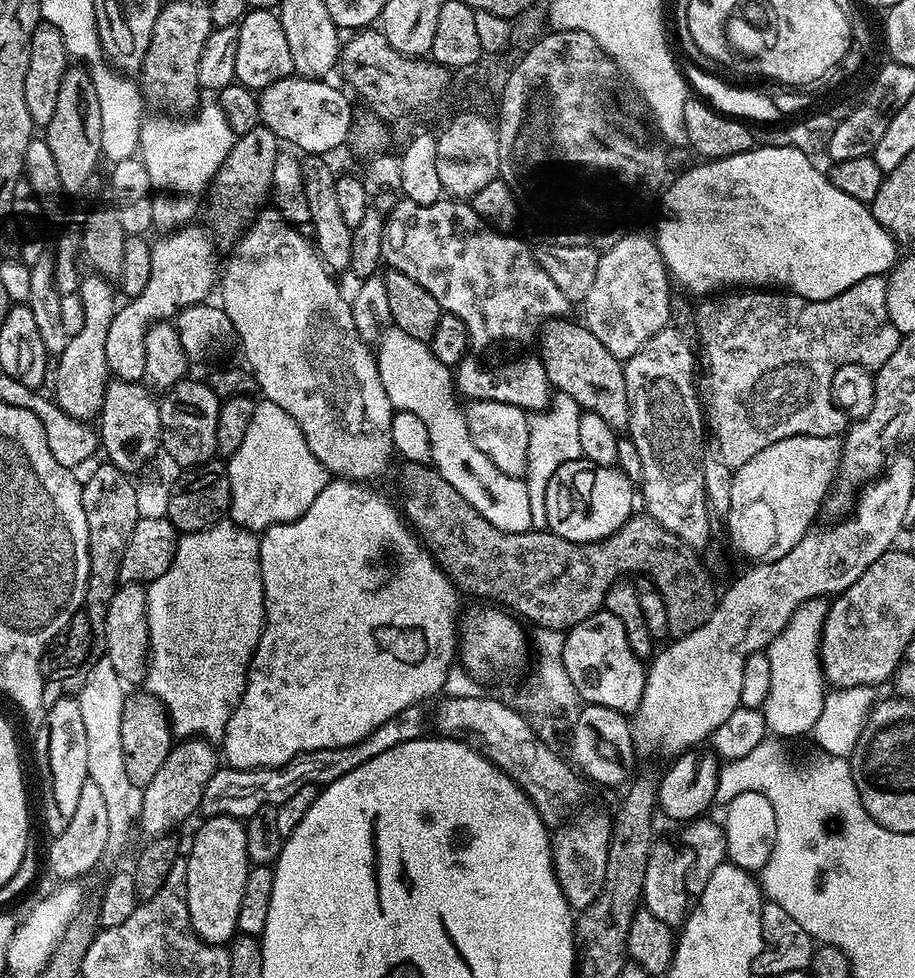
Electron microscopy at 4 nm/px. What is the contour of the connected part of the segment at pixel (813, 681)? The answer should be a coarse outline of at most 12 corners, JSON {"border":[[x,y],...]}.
{"border":[[825,597],[807,600],[768,644],[763,706],[775,737],[811,733],[828,688]]}

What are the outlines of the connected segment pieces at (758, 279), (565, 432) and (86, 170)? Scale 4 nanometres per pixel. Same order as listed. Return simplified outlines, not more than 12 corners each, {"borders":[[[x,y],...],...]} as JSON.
{"borders":[[[798,148],[663,189],[669,277],[825,300],[896,239]],[[557,393],[529,417],[524,481],[532,528],[547,529],[546,488],[581,457],[582,409]],[[70,66],[43,139],[64,194],[102,164],[98,98],[88,69]]]}

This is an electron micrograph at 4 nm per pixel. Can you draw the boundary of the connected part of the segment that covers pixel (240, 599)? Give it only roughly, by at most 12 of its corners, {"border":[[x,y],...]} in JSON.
{"border":[[260,536],[177,539],[143,687],[224,739],[264,632]]}

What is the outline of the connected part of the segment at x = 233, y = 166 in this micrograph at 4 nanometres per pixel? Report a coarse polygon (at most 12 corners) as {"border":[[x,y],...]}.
{"border":[[266,127],[237,136],[206,193],[210,228],[235,245],[272,191],[281,151]]}

